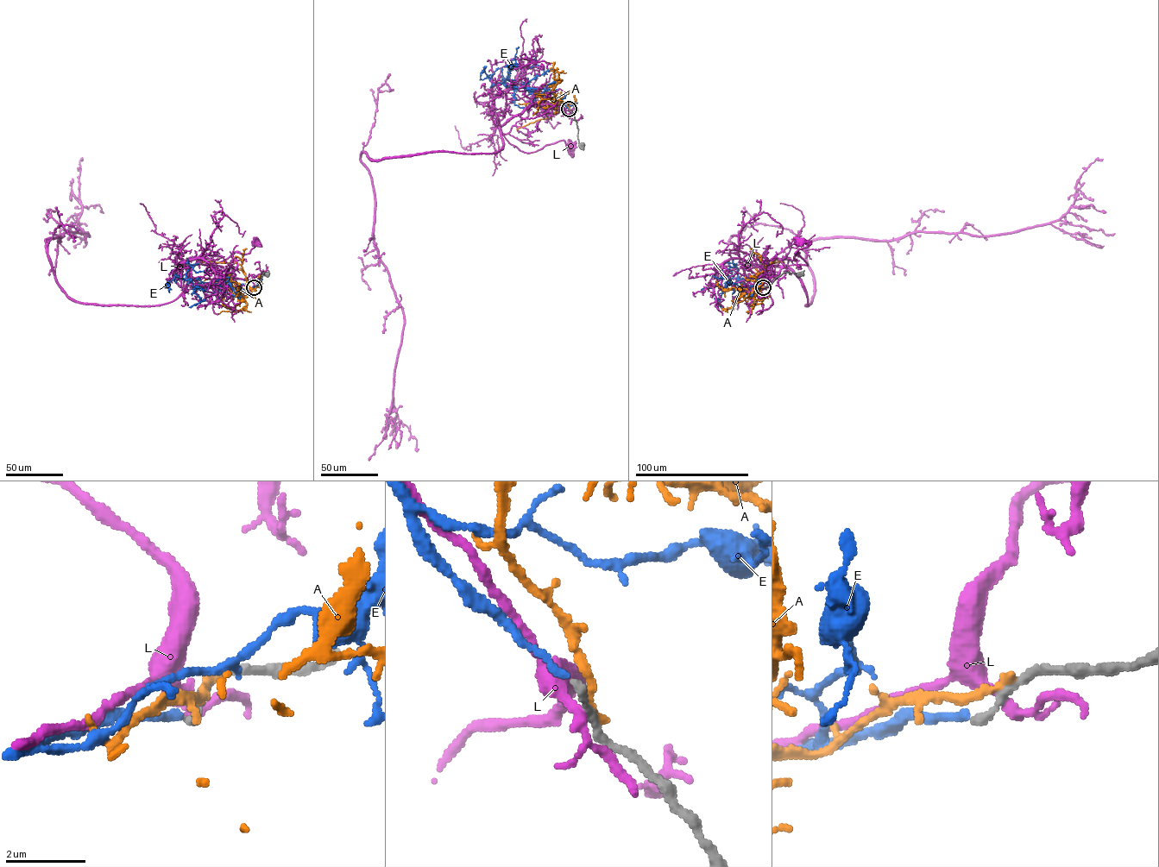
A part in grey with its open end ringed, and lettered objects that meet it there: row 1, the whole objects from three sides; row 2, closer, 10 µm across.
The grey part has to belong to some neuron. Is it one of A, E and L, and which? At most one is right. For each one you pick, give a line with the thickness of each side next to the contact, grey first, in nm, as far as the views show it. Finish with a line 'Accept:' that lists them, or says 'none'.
E: Thickness 190 nm (grey) against 200 nm
Accept: E

